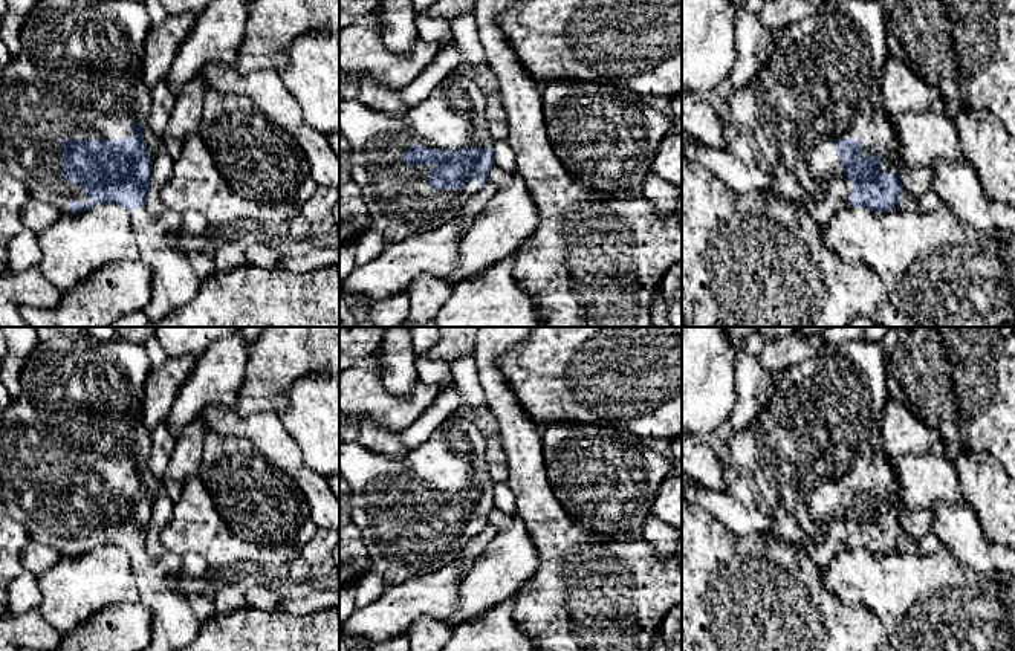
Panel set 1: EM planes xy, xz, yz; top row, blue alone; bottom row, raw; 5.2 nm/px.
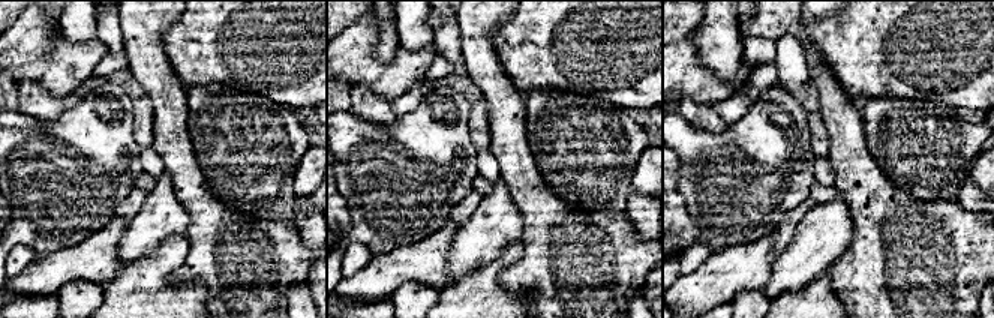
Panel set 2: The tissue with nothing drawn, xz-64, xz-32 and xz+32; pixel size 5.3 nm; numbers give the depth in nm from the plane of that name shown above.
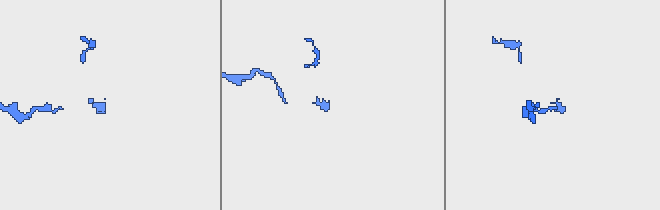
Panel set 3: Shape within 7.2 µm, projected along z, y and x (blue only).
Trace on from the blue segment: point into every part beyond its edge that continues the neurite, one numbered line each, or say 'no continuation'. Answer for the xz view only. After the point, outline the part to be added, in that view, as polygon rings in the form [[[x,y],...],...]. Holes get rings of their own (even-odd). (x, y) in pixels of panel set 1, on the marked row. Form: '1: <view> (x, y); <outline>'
1: xz (401, 204); [[[449,73],[423,101],[408,108],[405,116],[388,116],[371,110],[359,99],[339,101],[339,133],[352,145],[352,177],[362,191],[370,214],[370,231],[381,232],[388,243],[414,234],[431,232],[459,217],[466,199],[475,193],[482,180],[465,183],[463,189],[434,189],[426,185],[431,165],[404,165],[402,156],[416,142],[420,148],[448,151],[459,147],[491,148],[494,139],[486,119],[486,95],[469,75]]]

